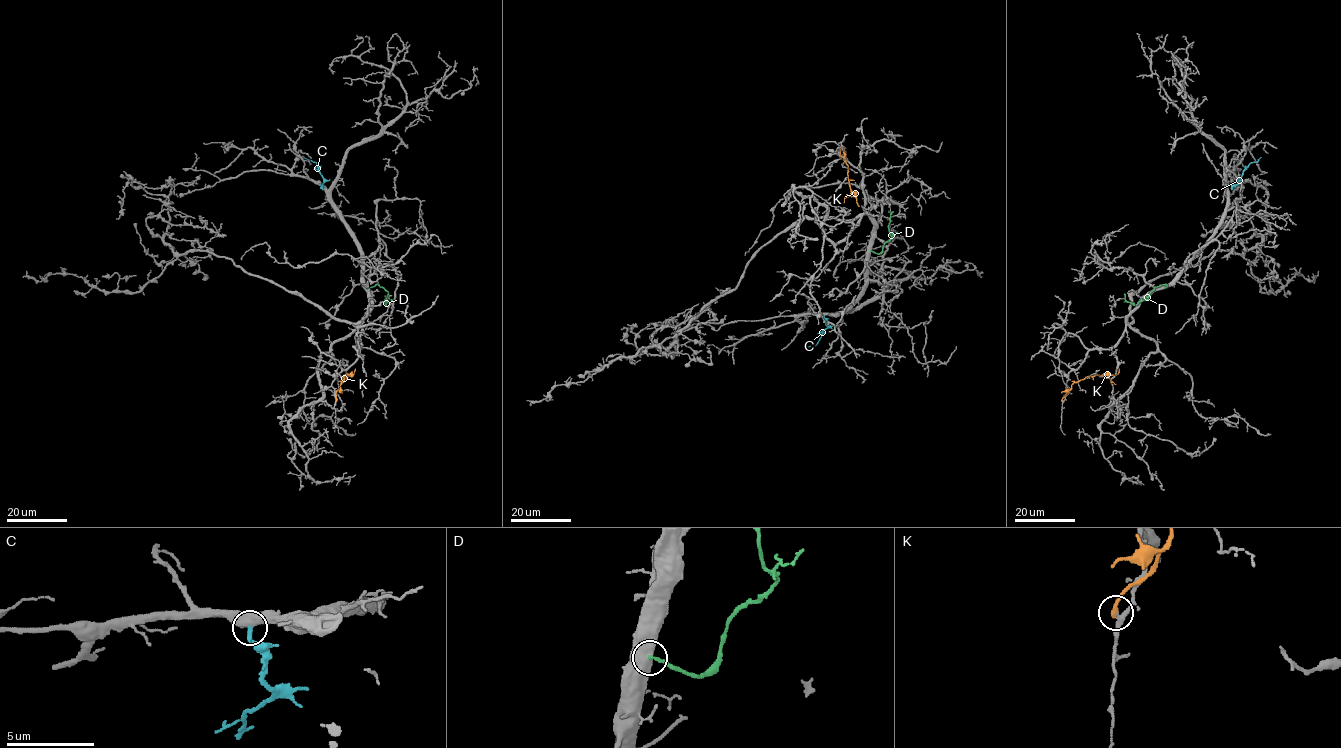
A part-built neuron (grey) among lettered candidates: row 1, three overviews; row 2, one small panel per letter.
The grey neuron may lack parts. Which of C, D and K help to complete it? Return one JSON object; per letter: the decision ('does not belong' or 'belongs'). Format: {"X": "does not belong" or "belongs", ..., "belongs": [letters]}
{"C": "belongs", "D": "does not belong", "K": "does not belong", "belongs": ["C"]}

